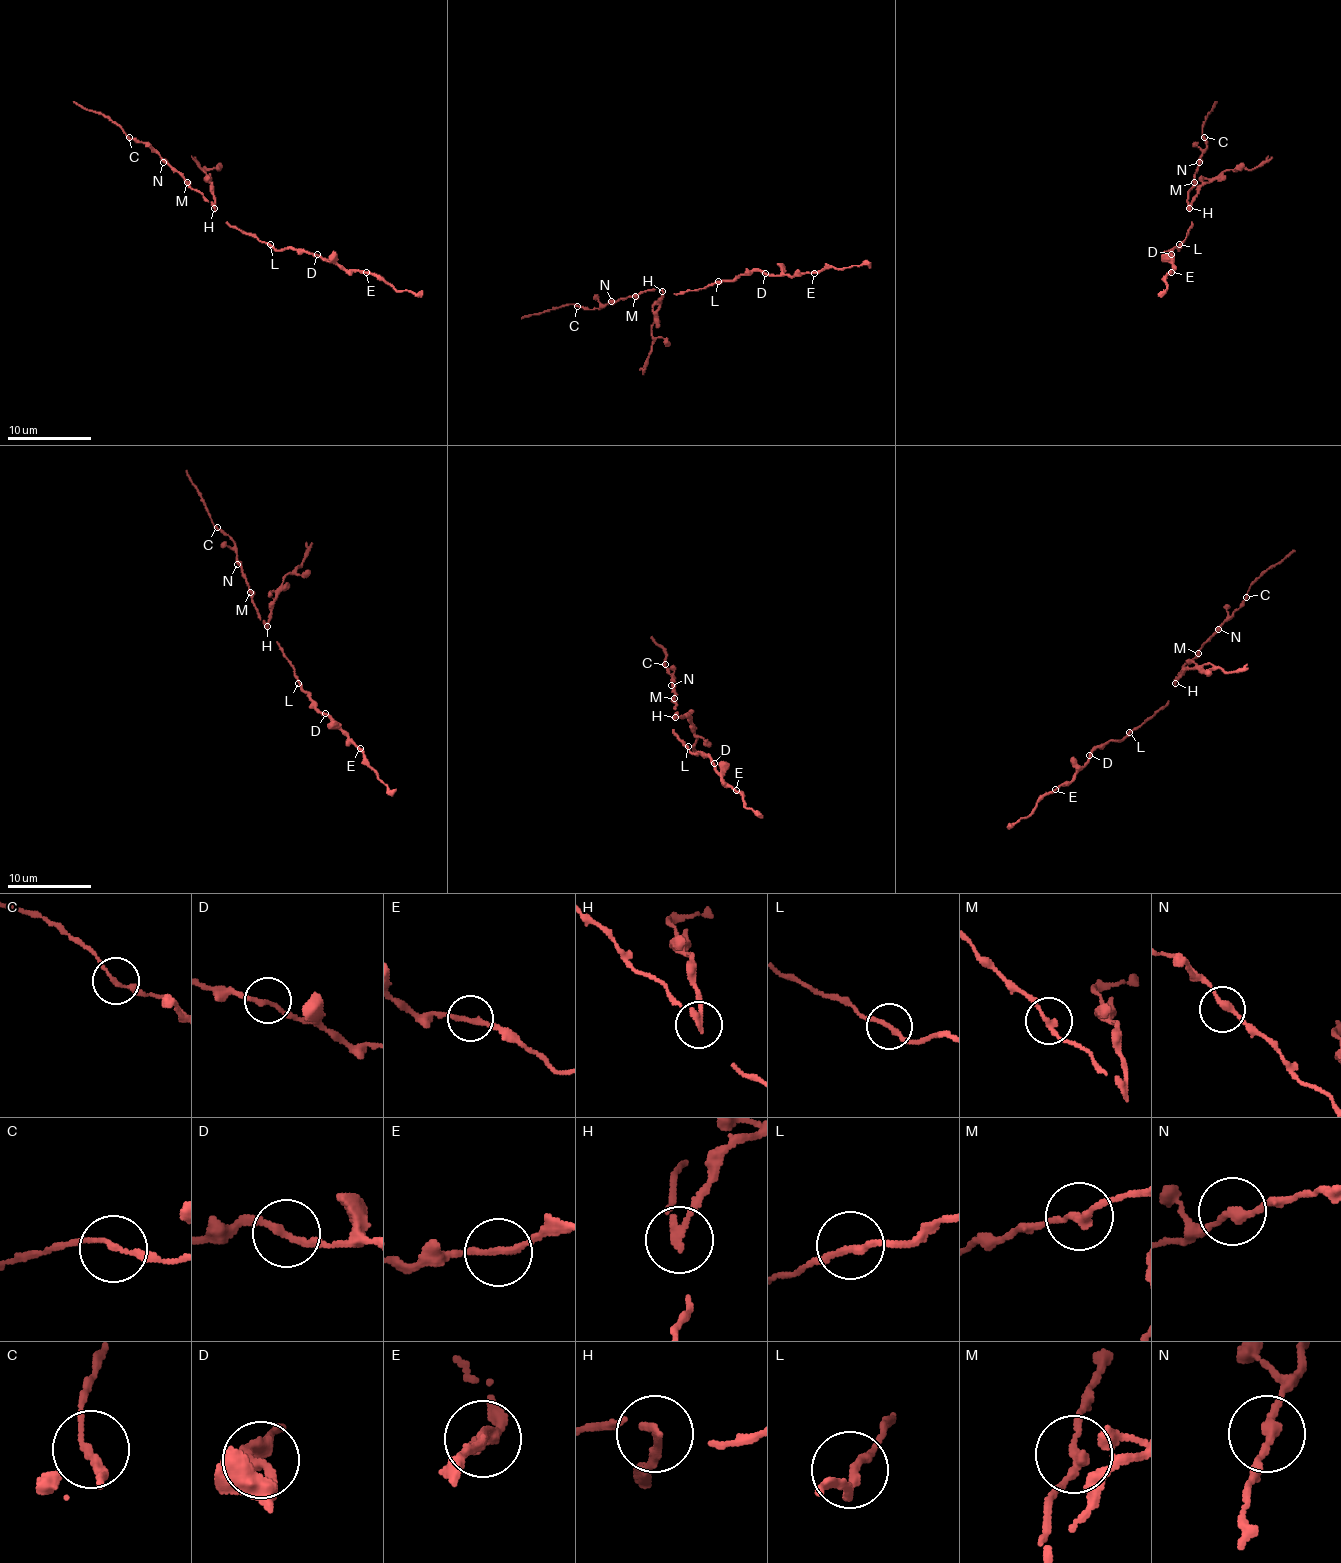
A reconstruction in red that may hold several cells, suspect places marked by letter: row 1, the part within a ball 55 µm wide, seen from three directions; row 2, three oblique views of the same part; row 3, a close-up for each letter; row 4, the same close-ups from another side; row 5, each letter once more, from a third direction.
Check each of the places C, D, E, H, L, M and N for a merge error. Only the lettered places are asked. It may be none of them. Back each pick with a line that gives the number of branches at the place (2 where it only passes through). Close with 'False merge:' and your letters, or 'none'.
H: 2 branches meet
False merge: H

